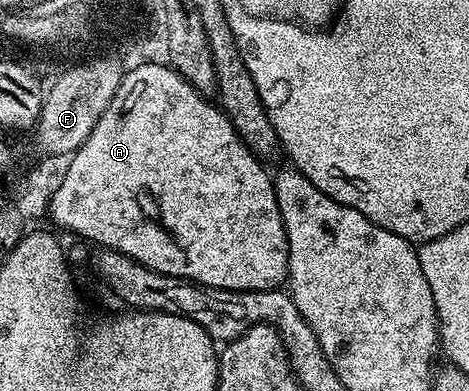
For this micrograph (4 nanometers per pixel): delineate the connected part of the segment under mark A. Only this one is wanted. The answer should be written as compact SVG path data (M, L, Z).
M142 61L134 67L114 88L114 96L104 109L100 121L88 133L81 147L69 156L66 172L62 180L57 181L54 195L50 199L48 216L58 227L67 227L74 235L87 239L99 248L116 250L135 259L156 273L171 275L174 279L190 280L216 289L234 291L272 290L281 288L287 282L290 266L288 265L288 241L284 221L274 192L271 172L262 168L263 160L250 150L249 145L238 136L232 121L217 102L209 103L207 96L198 91L173 66L166 66L155 61Z

